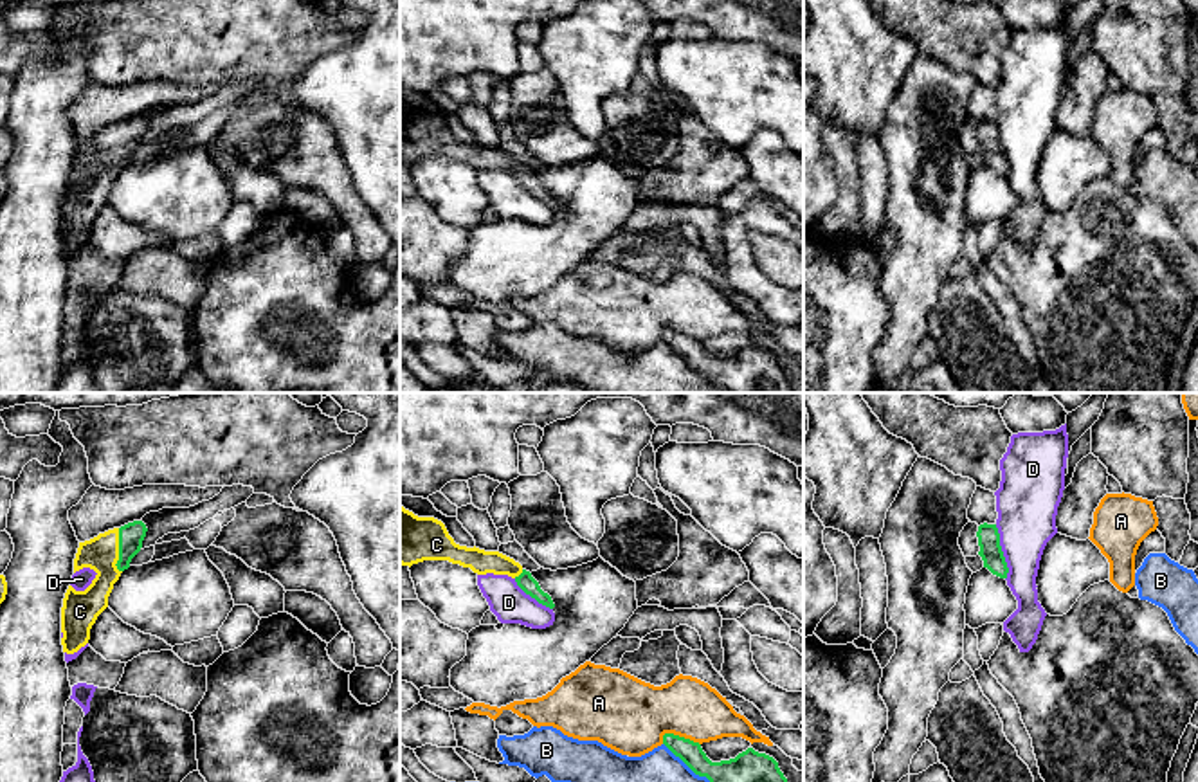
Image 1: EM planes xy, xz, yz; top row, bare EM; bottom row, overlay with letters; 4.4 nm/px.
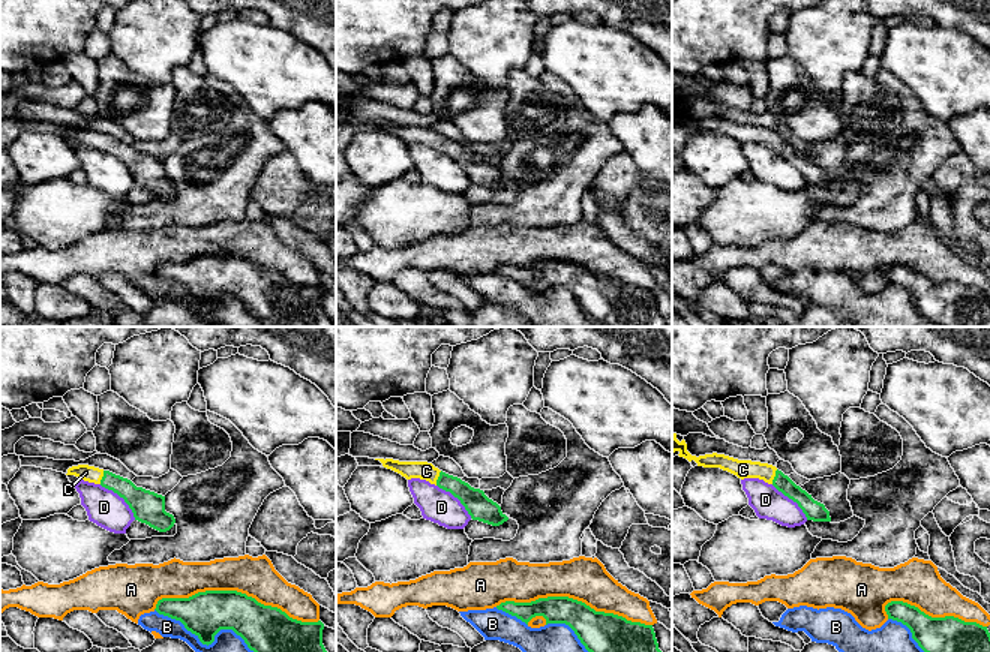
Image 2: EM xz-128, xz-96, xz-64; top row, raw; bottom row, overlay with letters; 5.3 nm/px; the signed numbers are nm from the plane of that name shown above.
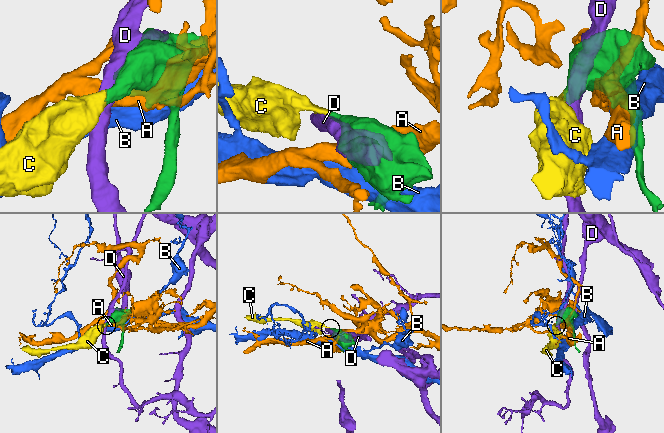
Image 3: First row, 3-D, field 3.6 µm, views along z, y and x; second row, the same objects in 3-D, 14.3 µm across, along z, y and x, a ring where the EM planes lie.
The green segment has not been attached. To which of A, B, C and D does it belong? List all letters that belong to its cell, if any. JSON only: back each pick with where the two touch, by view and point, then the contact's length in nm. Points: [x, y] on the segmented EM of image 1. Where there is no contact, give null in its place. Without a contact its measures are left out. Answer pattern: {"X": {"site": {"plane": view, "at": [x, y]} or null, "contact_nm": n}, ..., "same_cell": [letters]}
{"C": {"site": {"plane": "xy", "at": [119, 550]}, "contact_nm": 200}, "same_cell": ["C"]}

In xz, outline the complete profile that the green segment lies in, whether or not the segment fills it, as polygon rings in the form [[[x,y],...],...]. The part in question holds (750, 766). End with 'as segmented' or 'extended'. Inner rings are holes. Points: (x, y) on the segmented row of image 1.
[[[665,733],[663,744],[695,775],[706,777],[710,782],[787,782],[778,762],[753,748],[748,748],[735,759],[712,762],[701,744],[690,739]]]; as segmented

